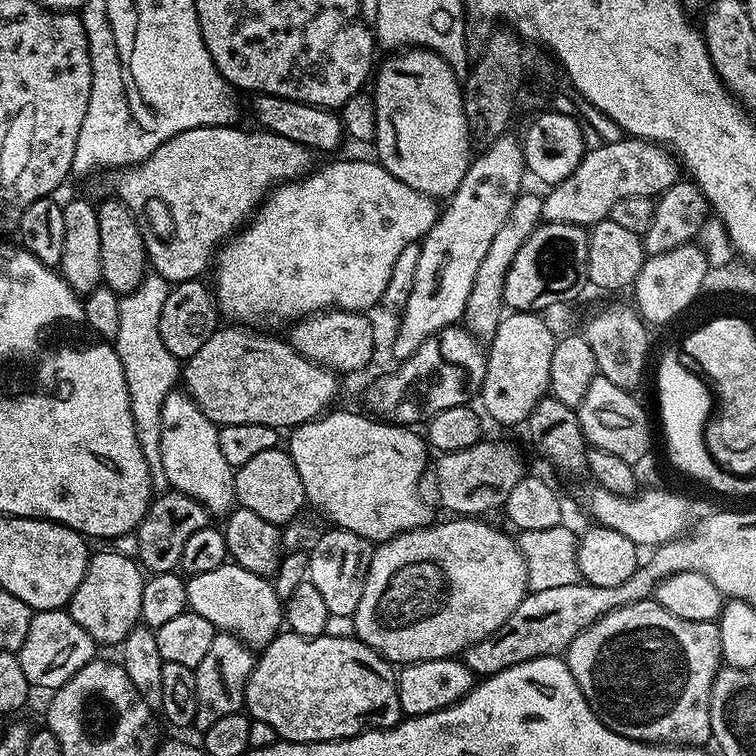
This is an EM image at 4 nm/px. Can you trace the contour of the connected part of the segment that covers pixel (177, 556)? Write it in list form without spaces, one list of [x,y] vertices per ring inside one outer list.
[[[164,490],[148,505],[140,527],[136,529],[138,563],[145,573],[174,572],[179,569],[186,541],[198,530],[209,527],[210,513],[194,498],[175,490]]]

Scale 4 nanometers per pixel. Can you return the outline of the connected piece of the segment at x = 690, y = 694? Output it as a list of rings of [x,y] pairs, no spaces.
[[[655,599],[639,600],[630,606],[622,606],[602,618],[598,618],[574,642],[570,642],[566,659],[570,666],[570,674],[574,674],[574,682],[582,690],[586,702],[598,714],[598,718],[614,734],[622,734],[631,740],[641,740],[643,744],[690,744],[693,746],[704,746],[712,740],[712,727],[710,726],[710,692],[714,686],[714,678],[722,667],[722,655],[720,652],[720,625],[716,622],[690,622],[686,618],[678,618],[678,614],[670,614]]]

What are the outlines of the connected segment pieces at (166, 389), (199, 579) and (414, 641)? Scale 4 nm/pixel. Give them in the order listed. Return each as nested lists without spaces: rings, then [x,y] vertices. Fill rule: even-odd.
[[[148,274],[134,291],[123,293],[118,306],[118,334],[114,341],[130,394],[130,414],[134,414],[138,446],[142,446],[146,466],[152,475],[152,487],[156,490],[168,488],[168,479],[162,470],[162,406],[182,376],[181,361],[162,346],[160,333],[162,306],[166,303],[169,287],[166,278]]]
[[[225,562],[218,566],[218,570],[188,576],[187,581],[189,609],[202,614],[202,618],[219,631],[234,634],[253,650],[263,650],[285,627],[283,603],[267,576],[259,576],[242,566]]]
[[[448,518],[445,524],[432,522],[425,527],[415,528],[377,543],[372,554],[372,561],[368,567],[368,573],[364,579],[362,602],[358,602],[358,610],[354,617],[356,621],[356,639],[373,648],[378,655],[384,657],[393,665],[403,666],[414,662],[426,662],[434,658],[459,657],[467,648],[474,646],[474,642],[482,642],[482,638],[494,634],[494,630],[498,630],[498,626],[502,626],[502,622],[506,622],[506,618],[510,618],[510,614],[514,614],[514,610],[518,610],[518,606],[528,595],[530,589],[526,562],[517,541],[512,536],[511,538],[508,537],[502,529],[487,524],[486,521],[487,519],[484,518]]]

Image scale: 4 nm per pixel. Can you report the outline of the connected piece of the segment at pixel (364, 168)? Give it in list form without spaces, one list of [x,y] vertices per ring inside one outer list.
[[[336,160],[333,164],[328,164],[325,166],[321,172],[316,172],[317,170],[309,171],[308,175],[291,182],[285,182],[275,190],[269,191],[268,195],[265,196],[262,203],[260,203],[259,208],[256,209],[254,215],[233,235],[231,238],[224,241],[220,245],[215,257],[214,257],[214,272],[216,268],[216,288],[214,284],[214,299],[216,302],[216,307],[221,313],[224,312],[229,316],[229,321],[235,322],[240,326],[248,326],[253,322],[251,320],[257,320],[260,324],[284,324],[287,325],[289,322],[295,322],[303,317],[311,316],[313,312],[323,312],[325,310],[331,310],[333,308],[344,308],[348,312],[362,312],[367,313],[368,308],[376,308],[380,303],[382,298],[382,290],[386,290],[386,281],[390,279],[390,270],[394,270],[394,258],[398,258],[398,254],[402,254],[402,250],[406,250],[408,244],[417,243],[418,232],[416,236],[416,200],[418,201],[418,194],[414,190],[410,190],[410,186],[406,186],[406,182],[398,182],[398,178],[394,178],[394,174],[390,174],[383,168],[379,162],[373,162],[372,164],[368,160]]]

